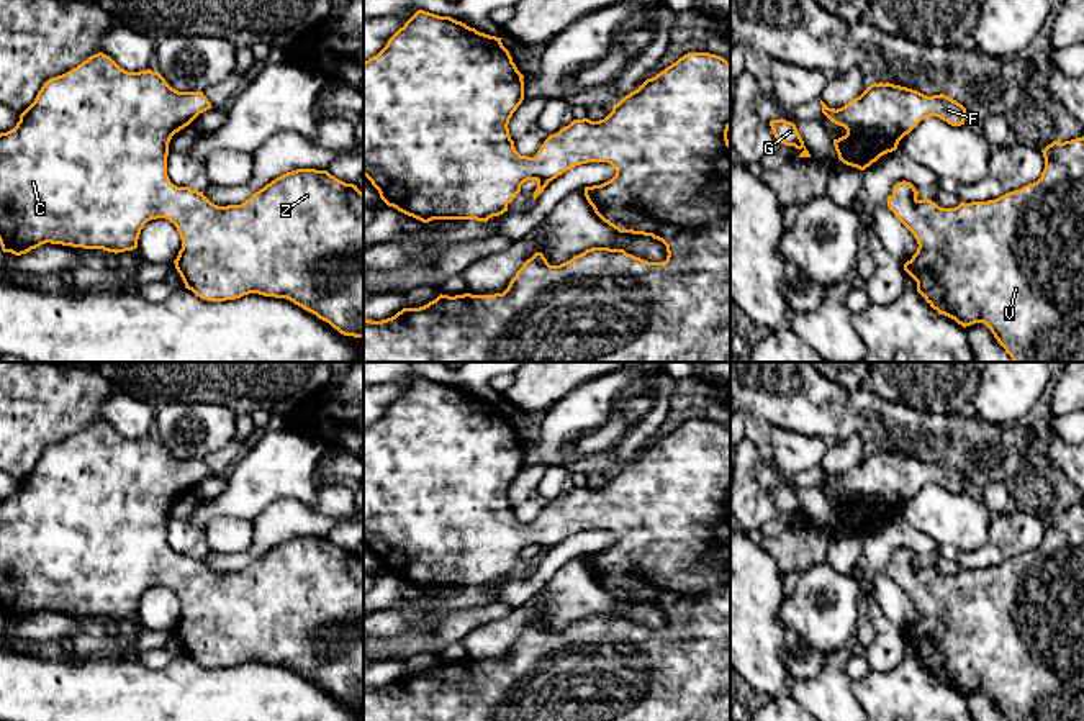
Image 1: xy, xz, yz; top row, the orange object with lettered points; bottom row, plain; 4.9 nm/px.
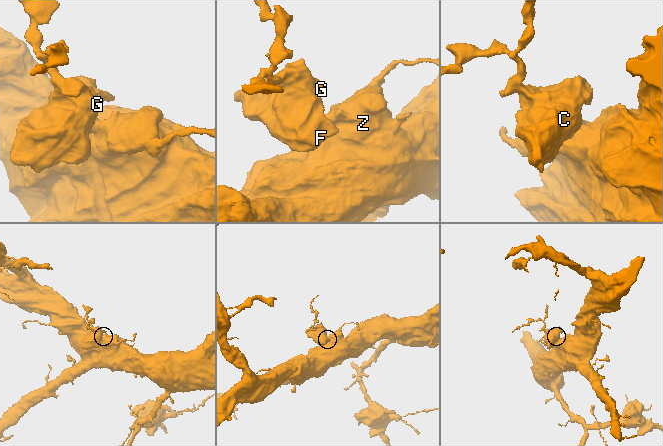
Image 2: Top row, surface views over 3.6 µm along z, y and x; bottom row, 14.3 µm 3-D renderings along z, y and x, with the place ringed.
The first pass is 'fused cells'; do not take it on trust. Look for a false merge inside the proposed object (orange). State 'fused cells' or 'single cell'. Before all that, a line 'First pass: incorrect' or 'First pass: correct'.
First pass: incorrect
single cell

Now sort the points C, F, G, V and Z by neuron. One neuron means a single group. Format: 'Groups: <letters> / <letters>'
Groups: C F G V Z

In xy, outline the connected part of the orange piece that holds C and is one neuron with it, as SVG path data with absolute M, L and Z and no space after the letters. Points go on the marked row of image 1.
M103 52L44 82L16 126L0 133L2 251L21 256L51 243L118 254L138 247L147 221L165 218L182 239L175 269L196 297L208 302L249 293L287 298L341 334L364 338L364 193L357 185L316 169L287 172L244 203L228 206L211 203L203 192L174 185L167 175L169 143L210 108L203 92L178 92L151 69L128 72Z

